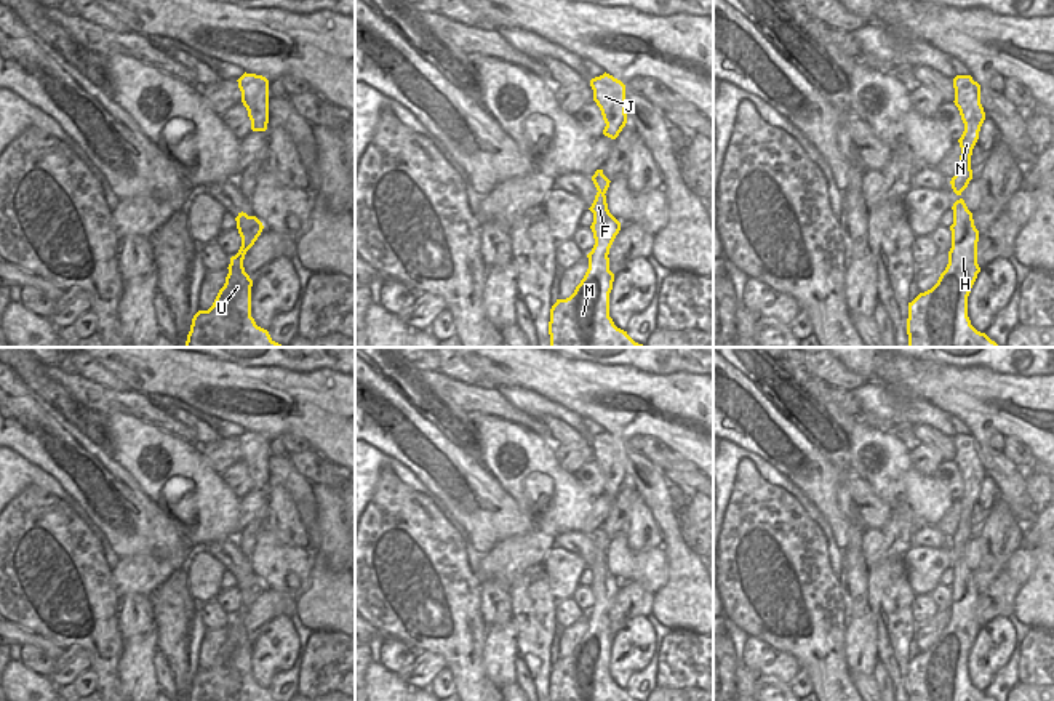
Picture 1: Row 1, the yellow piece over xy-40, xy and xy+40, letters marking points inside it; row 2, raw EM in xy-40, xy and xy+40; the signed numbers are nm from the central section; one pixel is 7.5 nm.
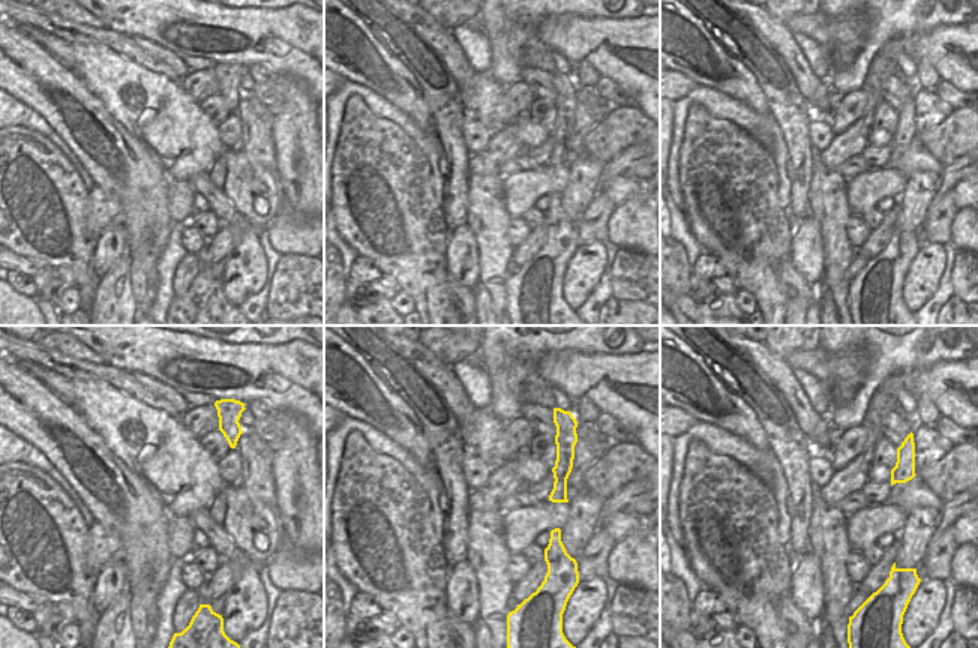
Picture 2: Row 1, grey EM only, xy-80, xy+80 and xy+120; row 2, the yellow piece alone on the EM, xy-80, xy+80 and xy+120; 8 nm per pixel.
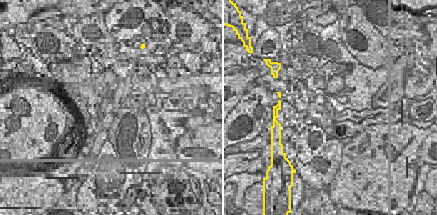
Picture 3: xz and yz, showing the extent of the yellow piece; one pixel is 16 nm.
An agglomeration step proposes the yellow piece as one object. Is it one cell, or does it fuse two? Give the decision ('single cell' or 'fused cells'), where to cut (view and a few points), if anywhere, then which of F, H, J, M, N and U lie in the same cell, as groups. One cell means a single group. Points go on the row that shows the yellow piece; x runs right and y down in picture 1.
single cell; cut none; groups F H J M N U

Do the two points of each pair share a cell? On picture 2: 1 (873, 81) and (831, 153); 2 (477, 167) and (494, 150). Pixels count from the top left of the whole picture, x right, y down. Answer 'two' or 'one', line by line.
1: one
2: one

